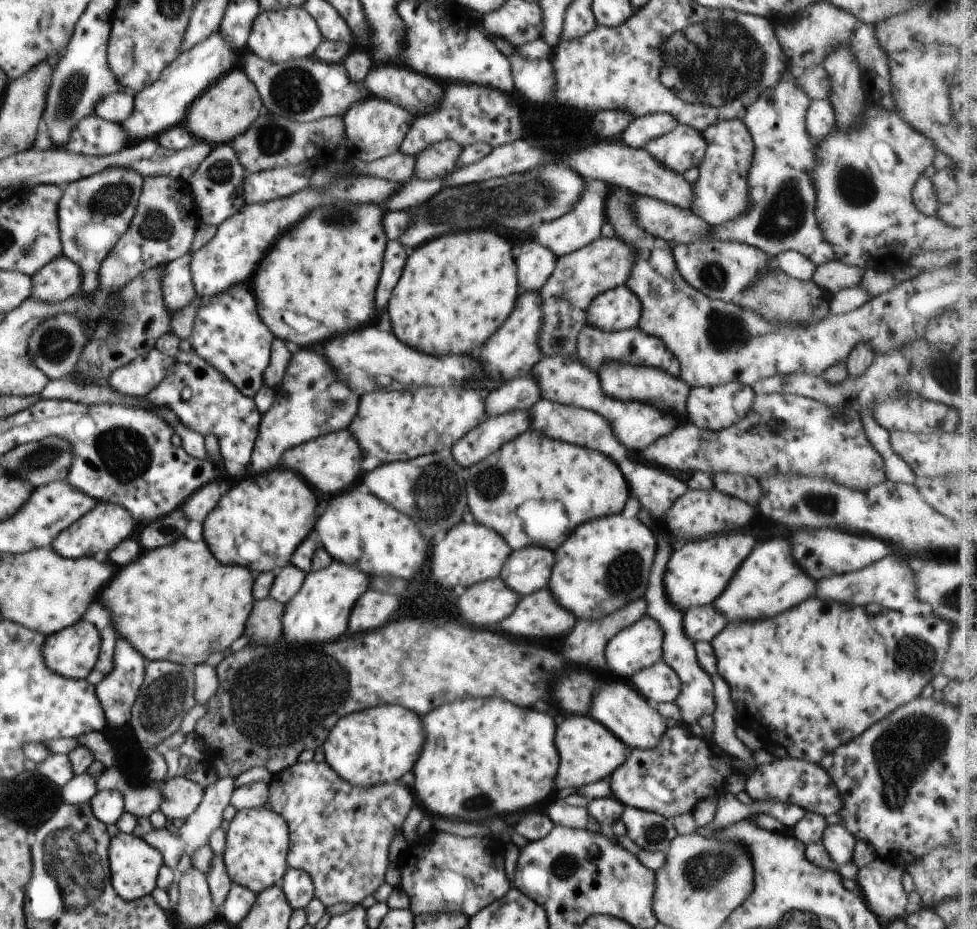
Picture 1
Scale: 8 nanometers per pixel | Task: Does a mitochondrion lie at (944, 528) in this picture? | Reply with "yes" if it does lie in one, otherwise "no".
no

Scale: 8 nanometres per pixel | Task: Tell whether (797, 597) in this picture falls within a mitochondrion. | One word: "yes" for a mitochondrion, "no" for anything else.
no

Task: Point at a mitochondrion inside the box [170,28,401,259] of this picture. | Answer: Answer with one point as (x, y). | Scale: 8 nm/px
(296, 91)

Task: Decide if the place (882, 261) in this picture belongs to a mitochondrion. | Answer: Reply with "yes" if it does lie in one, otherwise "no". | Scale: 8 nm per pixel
no

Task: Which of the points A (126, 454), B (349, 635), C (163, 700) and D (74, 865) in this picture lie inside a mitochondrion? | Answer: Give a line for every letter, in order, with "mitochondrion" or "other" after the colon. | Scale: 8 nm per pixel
A: mitochondrion
B: other
C: mitochondrion
D: mitochondrion

